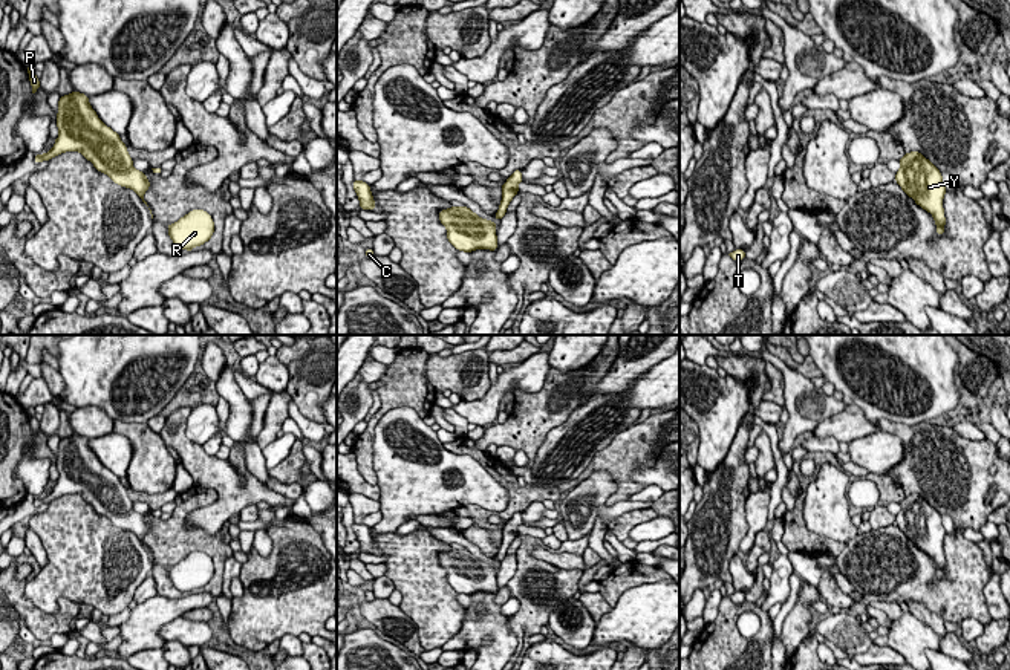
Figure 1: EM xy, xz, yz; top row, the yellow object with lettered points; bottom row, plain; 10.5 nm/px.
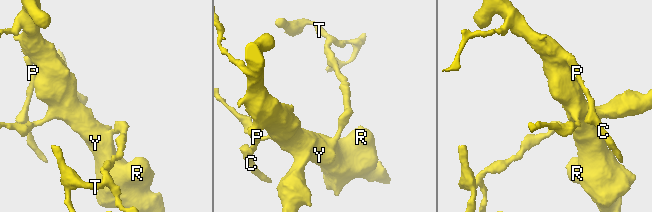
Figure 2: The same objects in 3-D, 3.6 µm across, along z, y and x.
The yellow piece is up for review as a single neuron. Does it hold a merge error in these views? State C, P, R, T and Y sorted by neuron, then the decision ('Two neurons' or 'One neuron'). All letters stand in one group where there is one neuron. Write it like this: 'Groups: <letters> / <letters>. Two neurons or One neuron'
Groups: C P R T Y. One neuron

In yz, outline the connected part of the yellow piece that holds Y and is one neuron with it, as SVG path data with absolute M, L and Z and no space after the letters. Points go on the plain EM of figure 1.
M918 494L904 496L898 503L900 512L895 516L895 525L917 548L933 558L937 578L943 578L946 568L943 551L946 529L941 514Z

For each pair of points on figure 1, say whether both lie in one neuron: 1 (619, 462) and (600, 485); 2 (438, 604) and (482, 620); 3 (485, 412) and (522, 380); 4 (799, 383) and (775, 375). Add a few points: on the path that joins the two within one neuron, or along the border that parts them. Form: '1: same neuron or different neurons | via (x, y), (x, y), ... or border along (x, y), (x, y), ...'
1: different neurons | border along (594, 470), (603, 470), (615, 484), (605, 504)
2: different neurons | border along (465, 608), (462, 626), (444, 643)
3: same neuron | via (491, 401), (511, 378)
4: different neurons | border along (767, 361), (782, 375), (785, 404)

